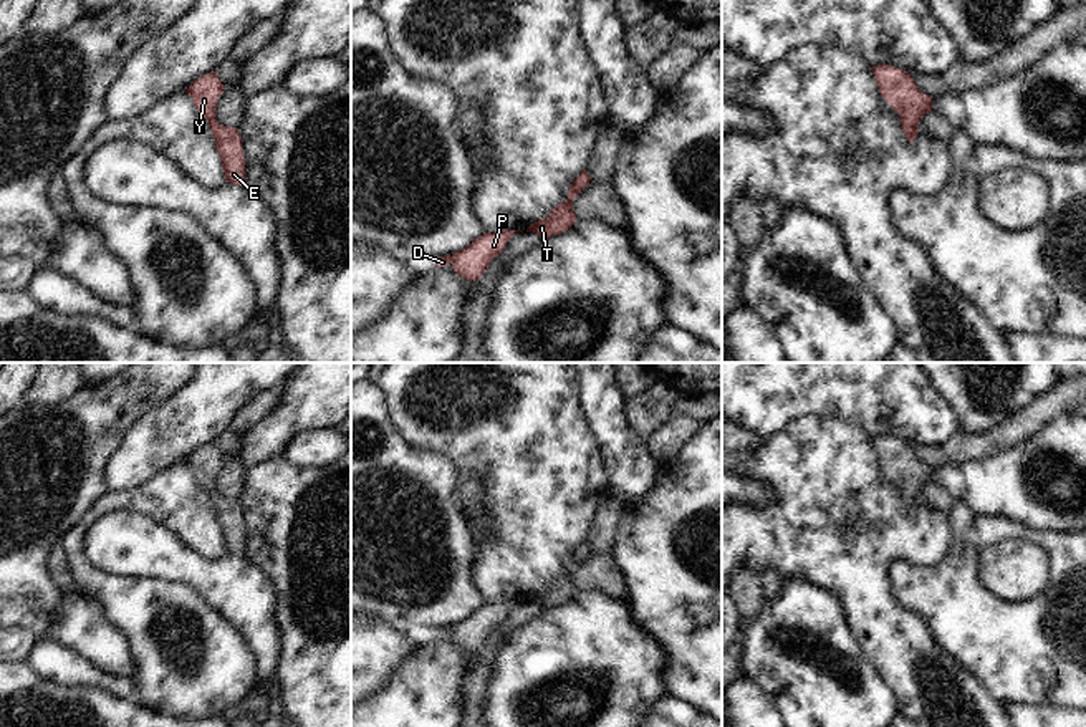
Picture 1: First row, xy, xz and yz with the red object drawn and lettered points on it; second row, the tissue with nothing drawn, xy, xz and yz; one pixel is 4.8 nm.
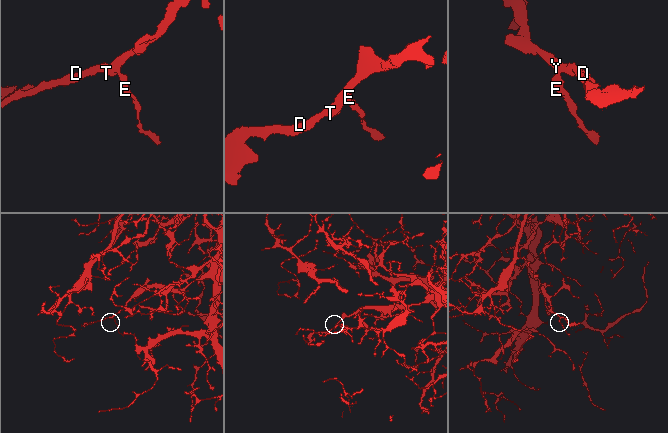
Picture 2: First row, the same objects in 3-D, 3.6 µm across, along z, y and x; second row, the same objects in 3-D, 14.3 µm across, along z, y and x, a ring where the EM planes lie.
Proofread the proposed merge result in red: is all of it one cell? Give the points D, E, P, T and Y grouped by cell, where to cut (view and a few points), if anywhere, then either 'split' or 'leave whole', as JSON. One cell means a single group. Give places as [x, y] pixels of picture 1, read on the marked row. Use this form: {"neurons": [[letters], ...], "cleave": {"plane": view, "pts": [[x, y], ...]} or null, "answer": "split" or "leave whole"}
{"neurons": [["D", "E", "P", "T", "Y"]], "cleave": null, "answer": "leave whole"}

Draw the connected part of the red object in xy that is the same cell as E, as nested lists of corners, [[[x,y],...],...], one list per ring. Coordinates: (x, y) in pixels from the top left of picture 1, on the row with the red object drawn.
[[[215,71],[197,78],[185,93],[194,99],[197,111],[210,123],[209,128],[215,139],[215,147],[222,161],[227,182],[245,185],[245,156],[242,152],[242,137],[237,128],[228,128],[215,119],[217,101],[225,86]]]

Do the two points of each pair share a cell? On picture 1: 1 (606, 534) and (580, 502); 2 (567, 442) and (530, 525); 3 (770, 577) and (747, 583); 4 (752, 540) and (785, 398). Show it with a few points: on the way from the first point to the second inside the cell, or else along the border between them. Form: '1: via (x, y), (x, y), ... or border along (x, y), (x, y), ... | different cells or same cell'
1: border along (608, 495), (585, 539) | different cells
2: via (547, 462), (542, 505) | same cell
3: border along (757, 573), (765, 600) | different cells
4: border along (812, 414), (795, 419), (764, 441) | different cells

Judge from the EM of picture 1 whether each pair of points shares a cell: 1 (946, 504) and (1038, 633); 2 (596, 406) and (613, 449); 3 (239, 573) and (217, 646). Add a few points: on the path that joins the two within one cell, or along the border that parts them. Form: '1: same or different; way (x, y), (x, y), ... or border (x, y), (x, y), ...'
1: different; border (956, 502), (951, 517)
2: same; way (605, 416), (613, 439)
3: different; border (197, 592), (250, 648)

